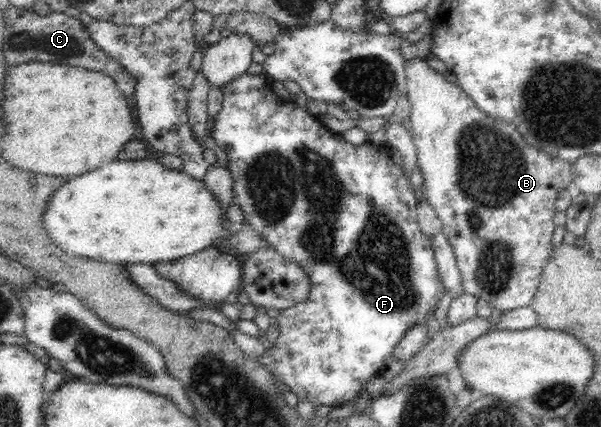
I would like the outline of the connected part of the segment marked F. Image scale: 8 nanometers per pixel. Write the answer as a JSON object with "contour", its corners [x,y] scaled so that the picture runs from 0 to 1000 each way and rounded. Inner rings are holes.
{"contour":[[[411,169],[396,176],[371,208],[371,237],[366,262],[359,267],[356,311],[351,314],[359,342],[376,356],[379,370],[378,396],[388,412],[388,452],[393,475],[401,485],[413,527],[433,546],[446,578],[458,581],[473,604],[498,618],[517,656],[517,681],[507,705],[483,721],[468,724],[454,756],[463,766],[463,792],[458,803],[431,834],[431,845],[453,874],[458,890],[473,897],[483,918],[489,918],[494,937],[512,937],[524,951],[569,951],[592,932],[619,881],[637,869],[642,838],[654,829],[657,810],[666,801],[672,780],[689,761],[707,759],[705,745],[720,735],[729,705],[742,681],[727,630],[719,553],[705,550],[692,515],[692,482],[699,468],[692,466],[682,424],[669,398],[659,389],[649,368],[647,347],[614,335],[586,340],[571,323],[569,314],[549,309],[529,279],[517,269],[512,255],[502,255],[479,230],[459,232],[453,208],[453,185],[443,173],[416,178]]]}

